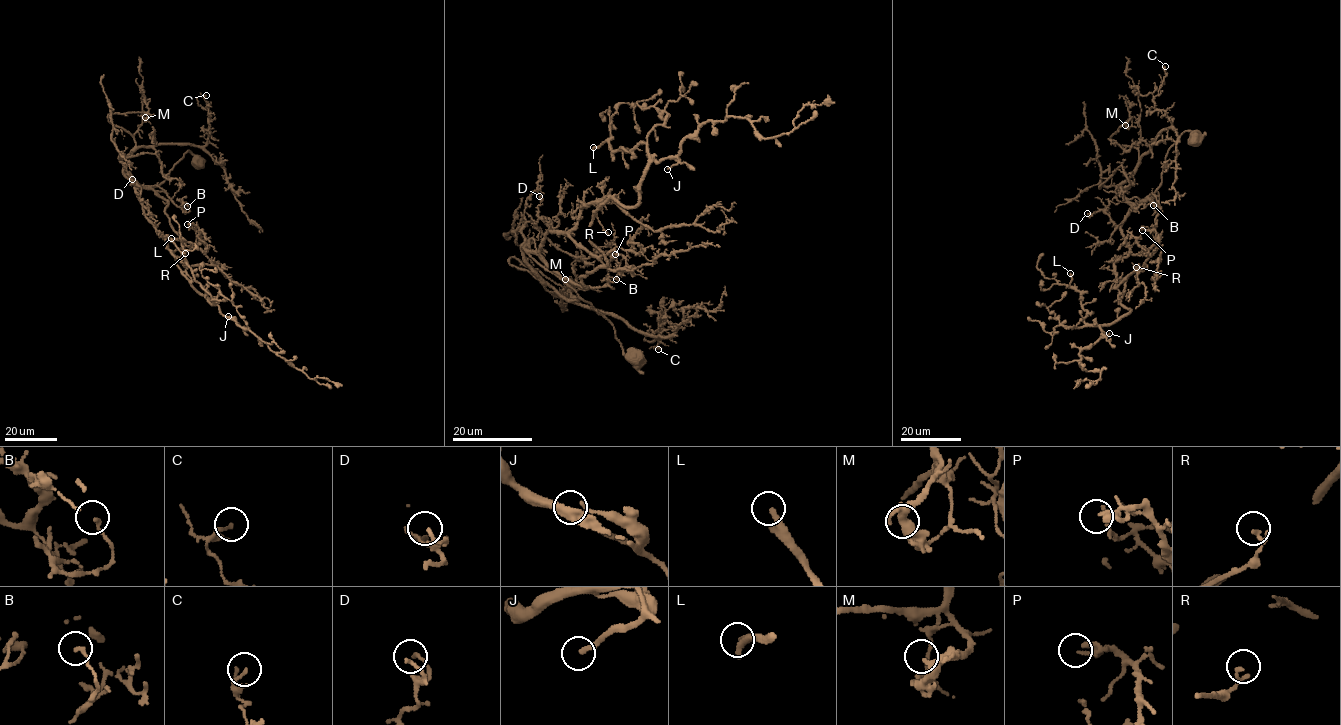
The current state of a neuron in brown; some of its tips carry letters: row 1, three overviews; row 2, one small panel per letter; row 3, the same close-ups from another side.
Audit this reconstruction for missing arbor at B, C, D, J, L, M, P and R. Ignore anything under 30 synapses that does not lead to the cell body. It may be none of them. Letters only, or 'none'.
L

